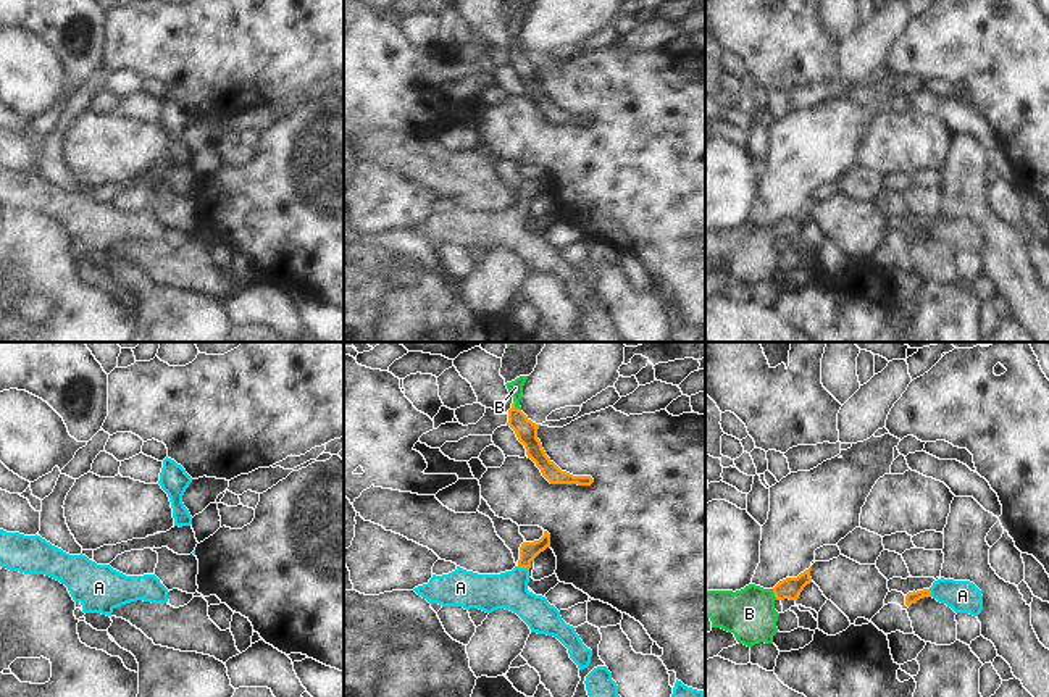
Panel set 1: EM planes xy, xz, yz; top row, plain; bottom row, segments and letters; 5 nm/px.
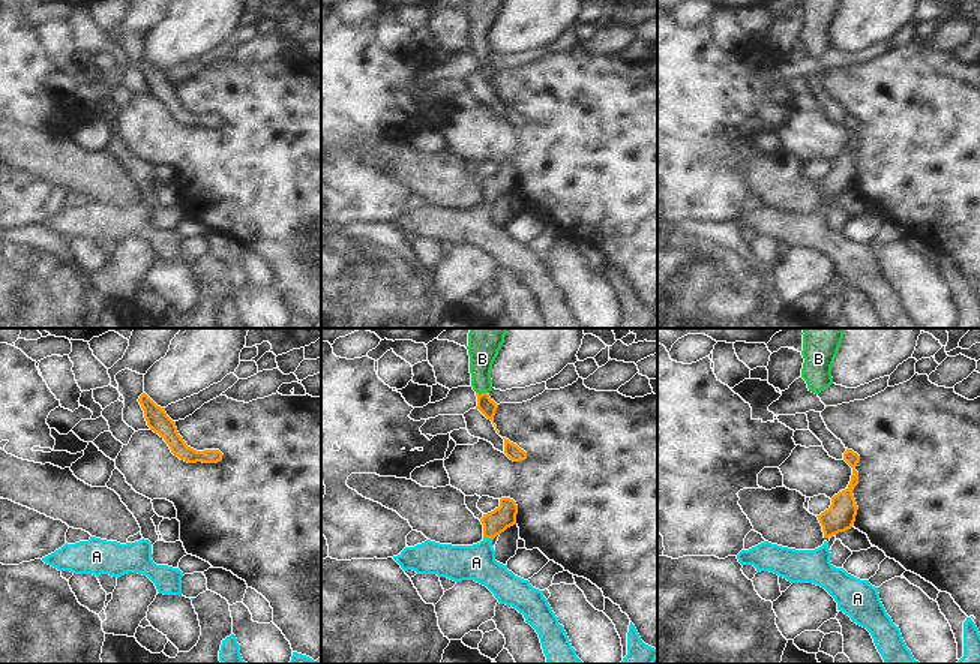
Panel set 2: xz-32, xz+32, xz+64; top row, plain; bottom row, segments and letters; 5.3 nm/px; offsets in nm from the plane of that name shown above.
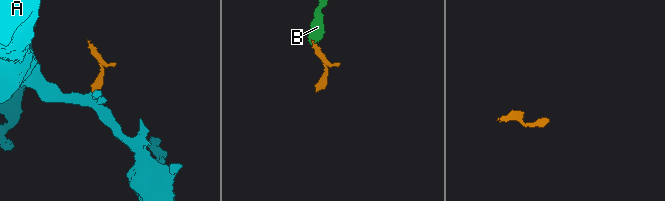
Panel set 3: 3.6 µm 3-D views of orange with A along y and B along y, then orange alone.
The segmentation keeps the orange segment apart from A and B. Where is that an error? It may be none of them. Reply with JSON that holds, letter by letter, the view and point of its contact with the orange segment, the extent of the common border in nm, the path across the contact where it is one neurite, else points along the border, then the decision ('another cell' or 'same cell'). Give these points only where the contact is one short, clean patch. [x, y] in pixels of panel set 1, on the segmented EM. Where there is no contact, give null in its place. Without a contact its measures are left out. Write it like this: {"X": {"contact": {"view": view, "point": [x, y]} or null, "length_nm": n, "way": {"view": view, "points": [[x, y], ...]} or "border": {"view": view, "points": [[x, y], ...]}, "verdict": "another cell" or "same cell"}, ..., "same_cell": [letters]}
{"A": {"contact": {"view": "xz", "point": [523, 567]}, "length_nm": 60, "way": {"view": "xz", "points": [[528, 550], [523, 567], [501, 591], [488, 592]]}, "verdict": "same cell"}, "B": {"contact": {"view": "xz", "point": [514, 405]}, "length_nm": 70, "way": {"view": "xz", "points": [[526, 431], [517, 420], [514, 405], [515, 388]]}, "verdict": "same cell"}, "same_cell": ["A", "B"]}

